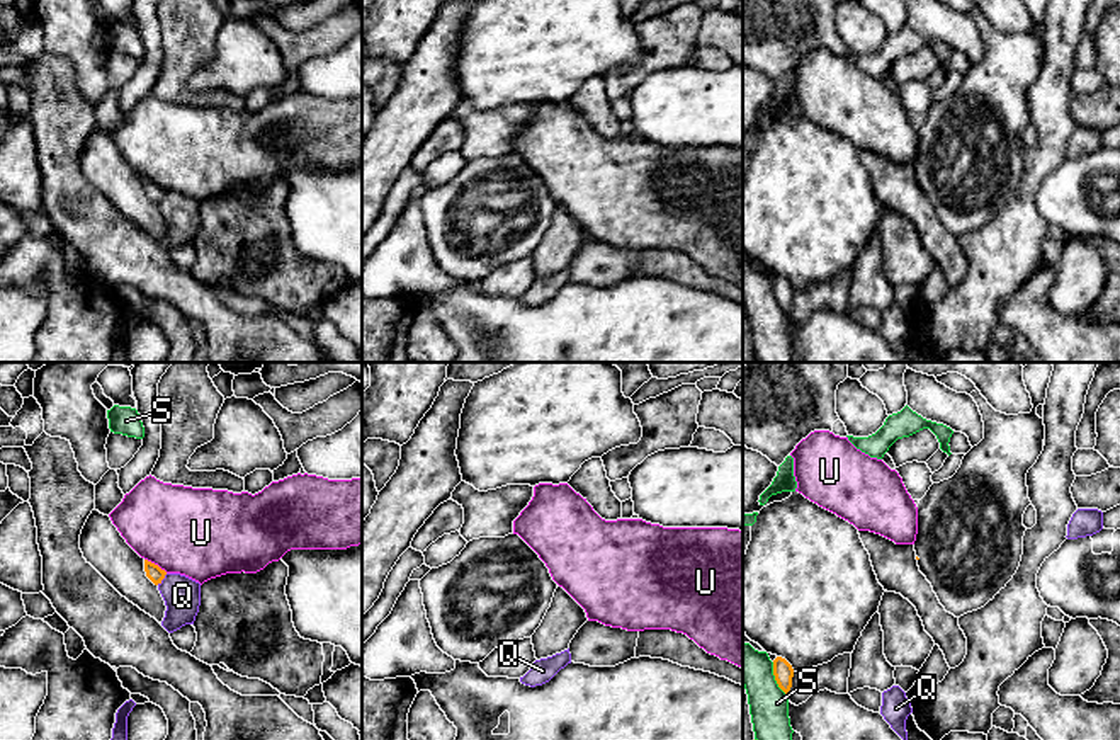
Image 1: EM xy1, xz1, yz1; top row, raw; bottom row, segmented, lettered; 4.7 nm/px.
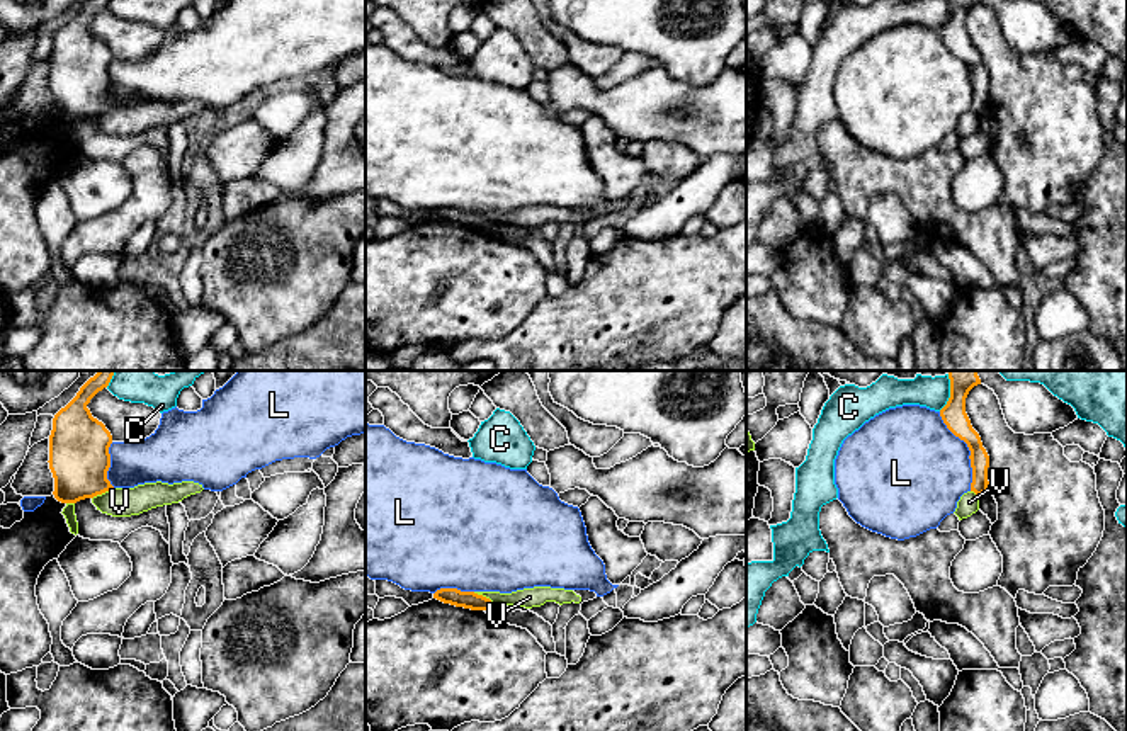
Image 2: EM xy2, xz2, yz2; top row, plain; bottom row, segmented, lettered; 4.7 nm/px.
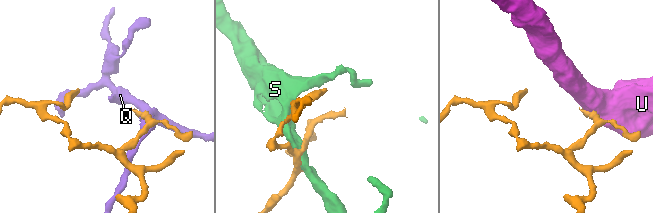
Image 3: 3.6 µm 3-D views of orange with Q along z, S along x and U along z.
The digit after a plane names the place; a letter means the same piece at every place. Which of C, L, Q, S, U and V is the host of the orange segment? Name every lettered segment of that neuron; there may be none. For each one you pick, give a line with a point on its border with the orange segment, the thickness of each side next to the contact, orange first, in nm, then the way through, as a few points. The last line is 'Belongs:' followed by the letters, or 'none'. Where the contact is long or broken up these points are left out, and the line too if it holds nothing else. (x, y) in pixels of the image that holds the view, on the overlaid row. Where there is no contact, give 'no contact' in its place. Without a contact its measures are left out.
Belongs: none

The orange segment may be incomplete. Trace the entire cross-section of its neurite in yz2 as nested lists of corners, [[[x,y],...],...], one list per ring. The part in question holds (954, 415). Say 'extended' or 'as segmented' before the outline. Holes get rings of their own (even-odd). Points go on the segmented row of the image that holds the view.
as segmented | [[[949,371],[950,379],[950,398],[940,410],[940,416],[947,428],[964,440],[971,450],[972,483],[971,491],[977,496],[988,491],[988,468],[989,456],[983,447],[979,434],[972,428],[971,420],[966,413],[966,398],[969,391],[981,384],[977,371]]]

